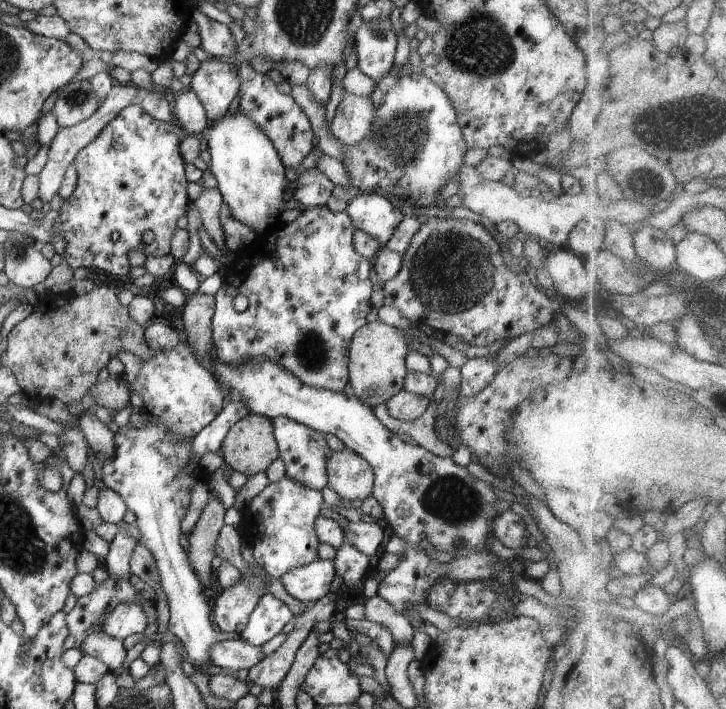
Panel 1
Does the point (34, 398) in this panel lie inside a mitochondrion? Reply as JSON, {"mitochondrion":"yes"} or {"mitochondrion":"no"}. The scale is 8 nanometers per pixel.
{"mitochondrion":"no"}

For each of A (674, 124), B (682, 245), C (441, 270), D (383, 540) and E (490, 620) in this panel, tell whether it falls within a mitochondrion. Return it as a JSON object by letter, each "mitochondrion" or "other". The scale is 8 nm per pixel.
{"A":"mitochondrion","B":"other","C":"mitochondrion","D":"other","E":"other"}

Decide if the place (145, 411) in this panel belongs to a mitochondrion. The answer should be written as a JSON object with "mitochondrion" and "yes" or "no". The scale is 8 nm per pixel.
{"mitochondrion":"no"}

